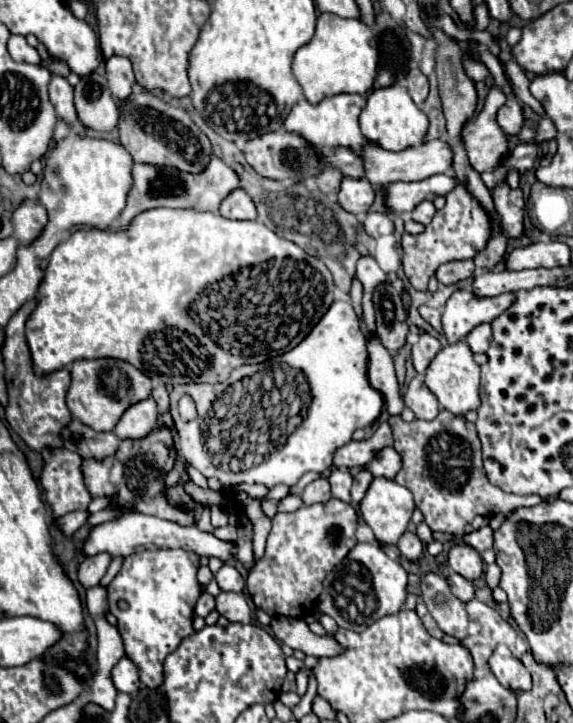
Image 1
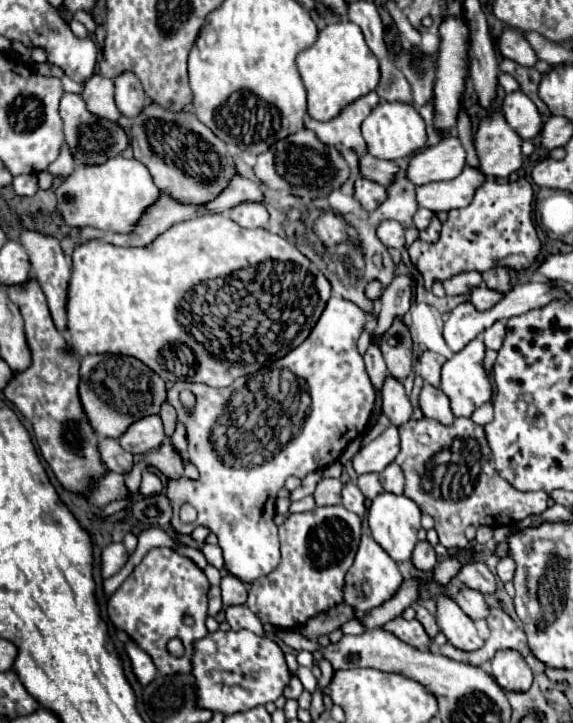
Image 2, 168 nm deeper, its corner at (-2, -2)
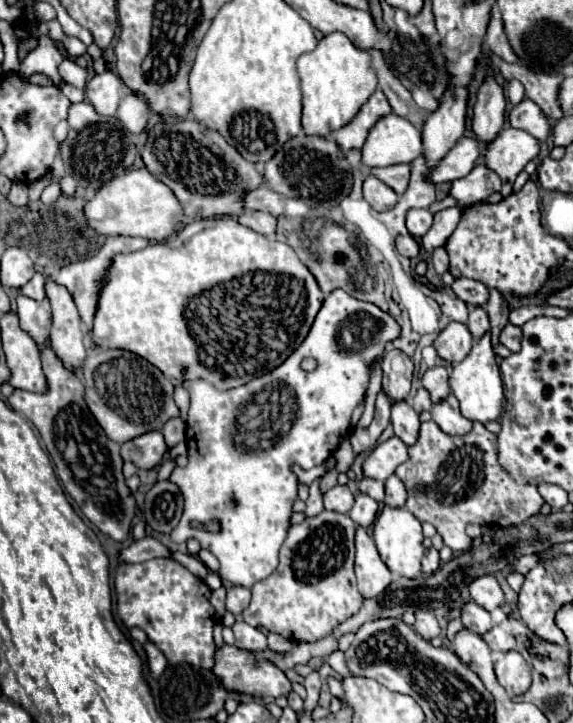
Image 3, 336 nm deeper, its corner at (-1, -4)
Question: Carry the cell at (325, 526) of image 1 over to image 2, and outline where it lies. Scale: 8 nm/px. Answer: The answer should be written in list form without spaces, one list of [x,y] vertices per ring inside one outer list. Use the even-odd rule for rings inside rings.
[[[344,505],[316,507],[308,513],[292,513],[284,525],[280,525],[280,549],[282,561],[270,575],[256,579],[250,585],[246,607],[258,615],[262,623],[270,623],[280,629],[302,627],[310,617],[330,611],[344,601],[344,575],[354,563],[354,555],[360,543],[360,517],[352,515]]]

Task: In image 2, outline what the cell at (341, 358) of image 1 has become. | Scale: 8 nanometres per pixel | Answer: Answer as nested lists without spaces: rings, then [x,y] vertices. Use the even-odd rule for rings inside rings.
[[[330,297],[308,339],[280,361],[262,367],[252,375],[244,375],[224,389],[212,389],[204,383],[188,381],[178,381],[172,389],[168,389],[168,403],[176,409],[178,419],[186,425],[190,461],[200,473],[198,479],[188,481],[186,491],[166,493],[174,503],[172,527],[176,533],[184,535],[190,535],[198,525],[208,527],[218,537],[226,571],[244,583],[252,583],[258,577],[272,573],[280,563],[280,539],[274,515],[276,497],[284,487],[284,481],[292,475],[304,479],[312,471],[322,471],[326,465],[338,461],[346,445],[368,429],[376,391],[368,379],[364,359],[358,353],[358,337],[362,335],[364,327],[366,311],[352,301]],[[182,389],[196,395],[196,405],[192,409],[186,409],[180,403],[178,395]],[[184,503],[190,503],[198,511],[198,519],[190,525],[178,519],[178,511]]]

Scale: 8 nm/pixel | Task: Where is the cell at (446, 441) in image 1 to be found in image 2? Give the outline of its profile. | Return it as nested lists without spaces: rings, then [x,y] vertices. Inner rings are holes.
[[[426,417],[420,421],[412,419],[400,427],[400,441],[402,441],[402,451],[398,453],[396,463],[400,465],[400,469],[404,471],[404,477],[406,477],[404,495],[410,497],[420,507],[422,513],[426,513],[434,519],[434,529],[438,531],[440,543],[446,549],[452,549],[452,547],[466,549],[468,547],[468,539],[464,535],[464,529],[468,525],[474,525],[474,527],[512,525],[532,513],[540,515],[548,507],[546,491],[518,491],[496,473],[484,427],[476,425],[468,417],[458,417],[452,427],[446,427],[446,425],[442,425],[434,419],[426,419]]]

